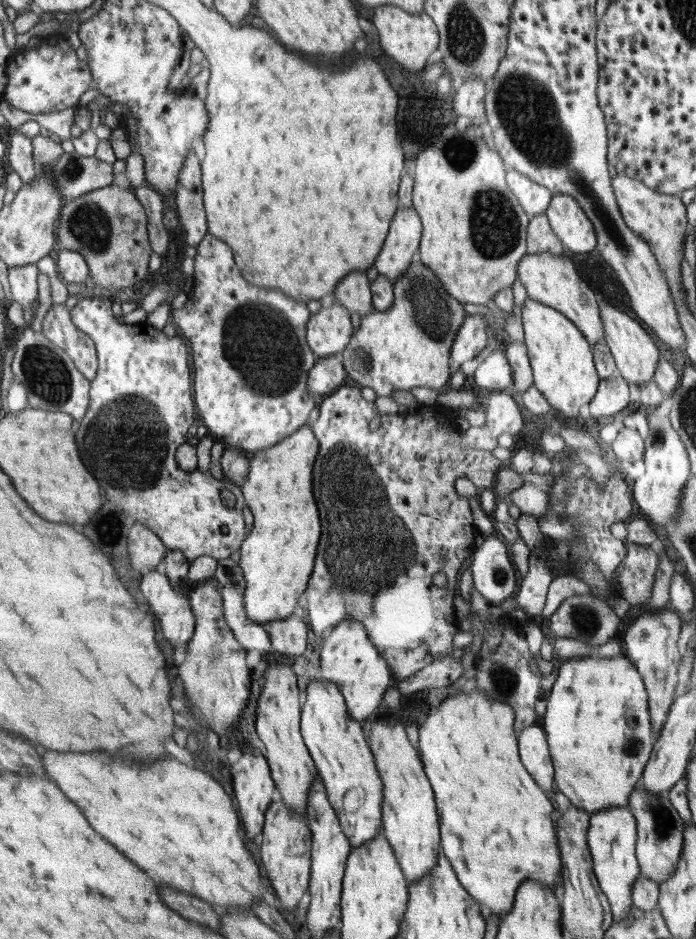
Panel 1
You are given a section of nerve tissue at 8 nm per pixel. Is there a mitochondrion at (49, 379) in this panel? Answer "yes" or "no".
yes

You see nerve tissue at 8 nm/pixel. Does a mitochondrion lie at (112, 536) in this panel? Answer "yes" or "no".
no

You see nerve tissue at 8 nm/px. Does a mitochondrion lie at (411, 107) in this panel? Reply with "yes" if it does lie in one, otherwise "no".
no

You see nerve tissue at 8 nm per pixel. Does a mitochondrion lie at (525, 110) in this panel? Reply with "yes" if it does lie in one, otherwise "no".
yes

